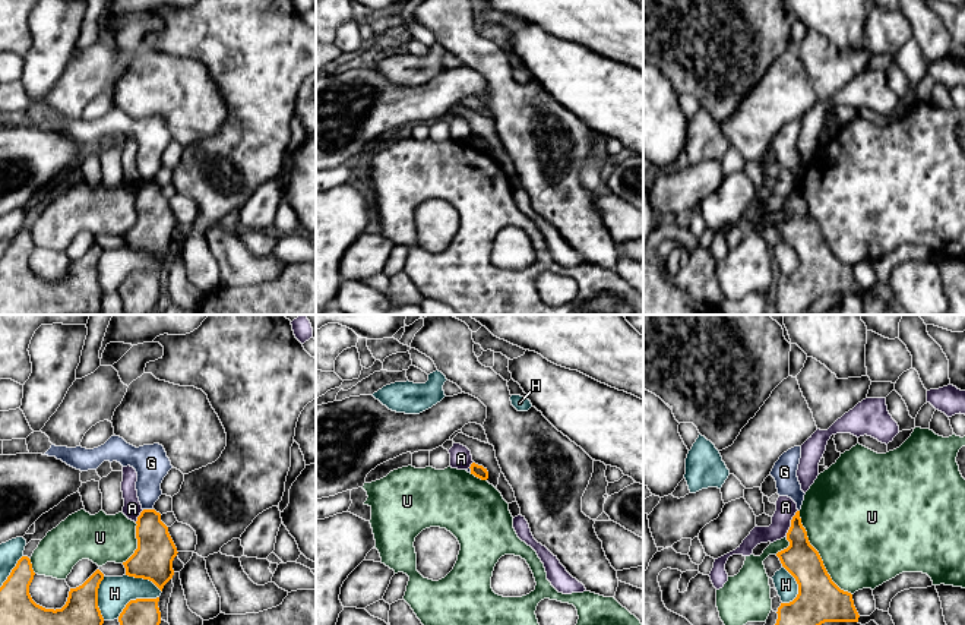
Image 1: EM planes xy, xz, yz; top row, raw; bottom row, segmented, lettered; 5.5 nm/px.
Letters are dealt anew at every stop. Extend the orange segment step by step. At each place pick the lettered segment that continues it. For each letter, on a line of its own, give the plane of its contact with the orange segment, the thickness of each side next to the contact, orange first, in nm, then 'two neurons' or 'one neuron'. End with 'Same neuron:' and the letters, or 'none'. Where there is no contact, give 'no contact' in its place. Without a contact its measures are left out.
A: contact in yz; calibres 190 and 110 nm; two neurons
G: contact in xy; calibres 220 and 190 nm; two neurons
H: contact in xy; calibres 140 and 180 nm; two neurons
U: contact in yz; calibres 240 and 500 nm; two neurons
Same neuron: none

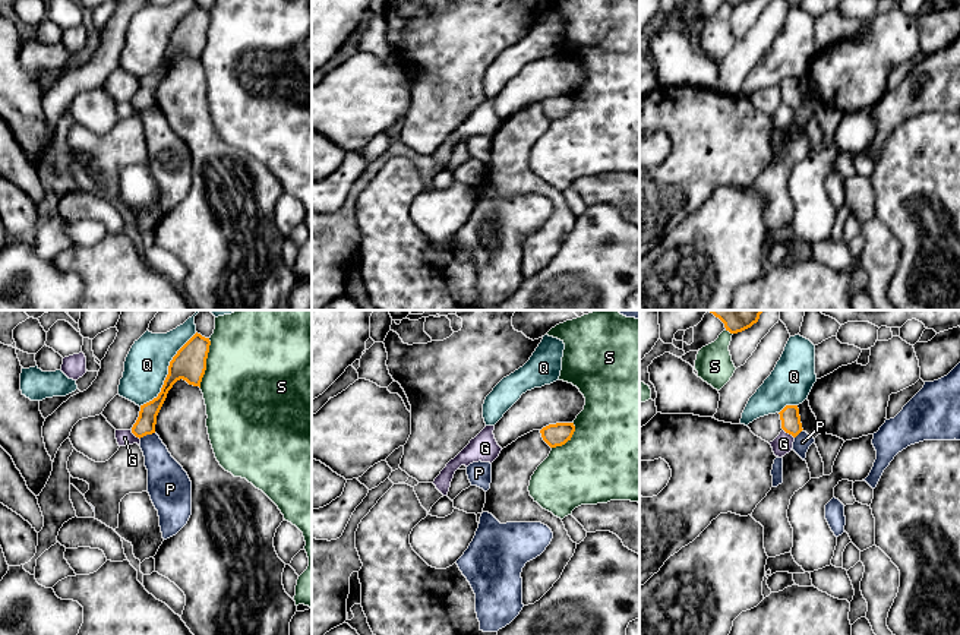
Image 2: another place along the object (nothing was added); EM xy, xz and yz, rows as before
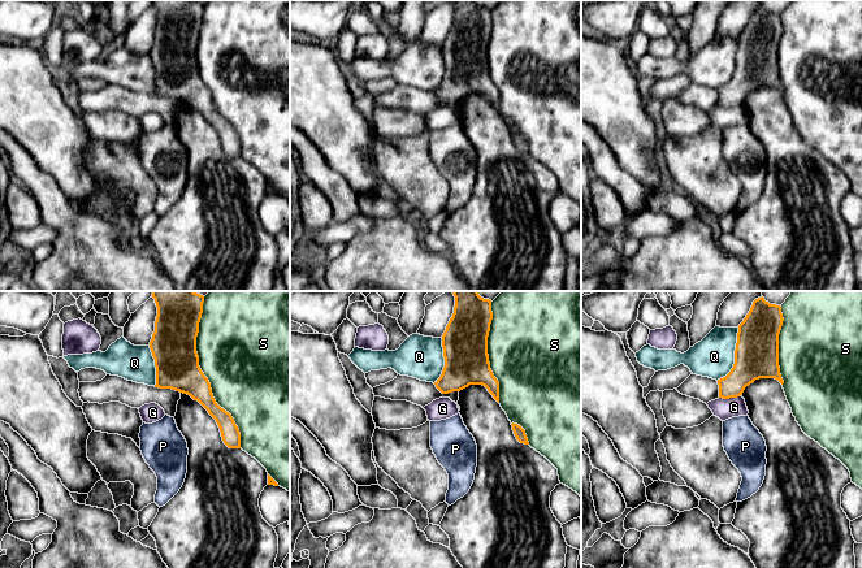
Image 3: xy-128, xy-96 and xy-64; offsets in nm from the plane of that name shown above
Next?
G: contact in yz; calibres 110 and 110 nm; two neurons
P: contact in xy; calibres 110 and 190 nm; two neurons
Q: contact in xy; calibres 180 and 240 nm; two neurons
S: contact in xy; calibres 180 and 500 nm; two neurons
Same neuron: none

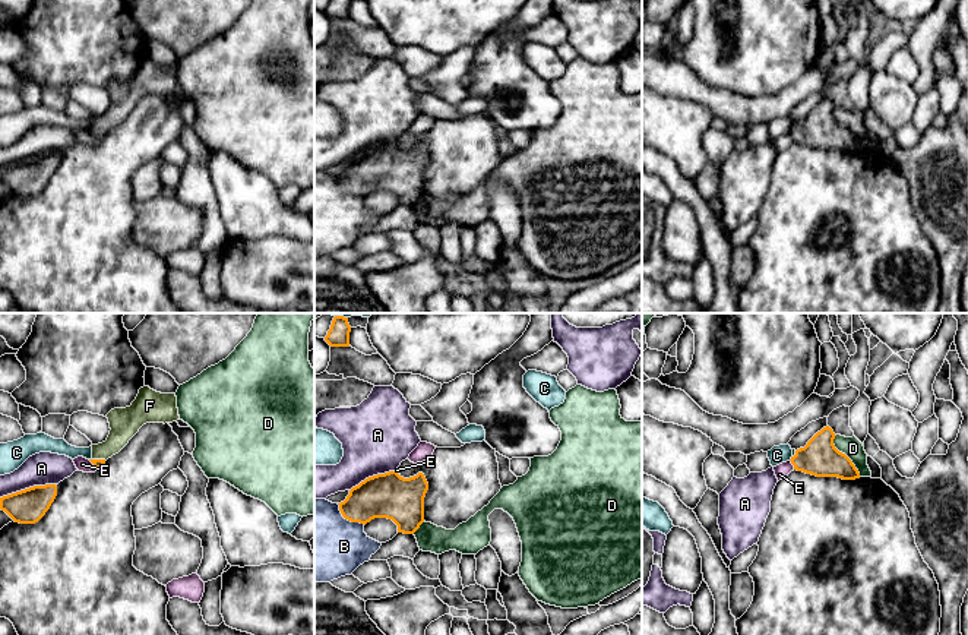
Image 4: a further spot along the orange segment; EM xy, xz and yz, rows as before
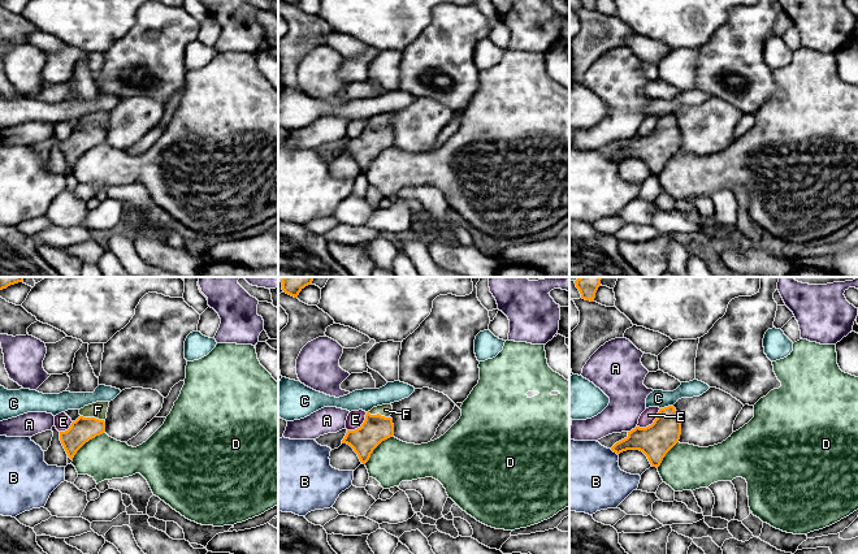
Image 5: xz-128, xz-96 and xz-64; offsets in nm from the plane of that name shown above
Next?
A: contact in xy; calibres 190 and 180 nm; two neurons
B: contact in xz; calibres 240 and 420 nm; two neurons
C: contact in yz; calibres 200 and 100 nm; two neurons
D: contact in yz; calibres 200 and 110 nm; two neurons
E: contact in yz; calibres 200 and 80 nm; two neurons
F: contact in xy; calibres 50 and 170 nm; one neuron
Same neuron: F

